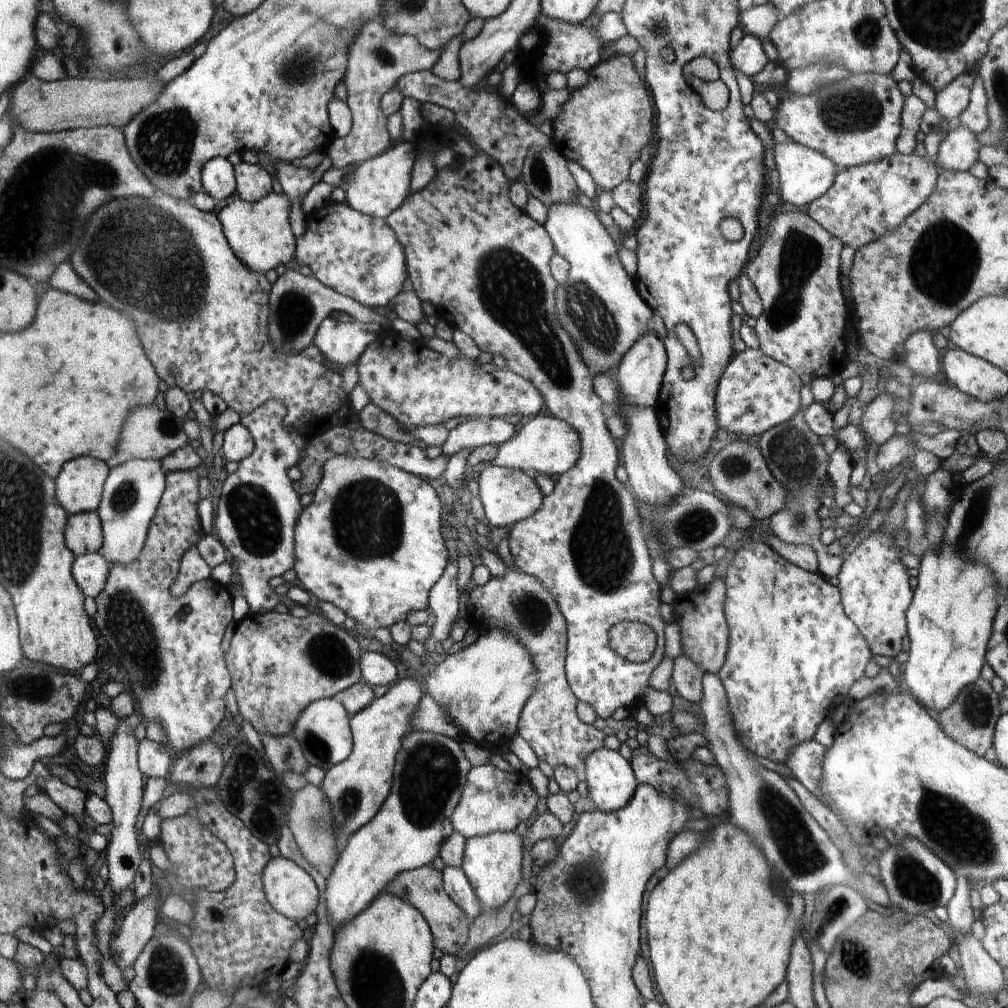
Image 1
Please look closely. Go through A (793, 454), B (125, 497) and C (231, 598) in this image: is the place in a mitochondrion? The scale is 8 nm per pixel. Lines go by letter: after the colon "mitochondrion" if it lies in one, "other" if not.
A: mitochondrion
B: mitochondrion
C: other

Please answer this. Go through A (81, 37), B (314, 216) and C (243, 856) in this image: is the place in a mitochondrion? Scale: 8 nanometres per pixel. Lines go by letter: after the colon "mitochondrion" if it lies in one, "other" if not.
A: other
B: other
C: other

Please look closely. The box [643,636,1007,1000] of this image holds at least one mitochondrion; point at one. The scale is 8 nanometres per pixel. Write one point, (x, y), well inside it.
(955, 830)

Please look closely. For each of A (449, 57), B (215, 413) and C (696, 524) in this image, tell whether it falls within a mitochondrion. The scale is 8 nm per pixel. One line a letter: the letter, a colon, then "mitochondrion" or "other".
A: other
B: other
C: mitochondrion

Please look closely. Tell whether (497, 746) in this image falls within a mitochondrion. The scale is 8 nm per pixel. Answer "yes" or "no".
no

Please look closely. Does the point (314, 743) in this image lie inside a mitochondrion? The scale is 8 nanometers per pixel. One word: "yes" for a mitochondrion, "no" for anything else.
yes

